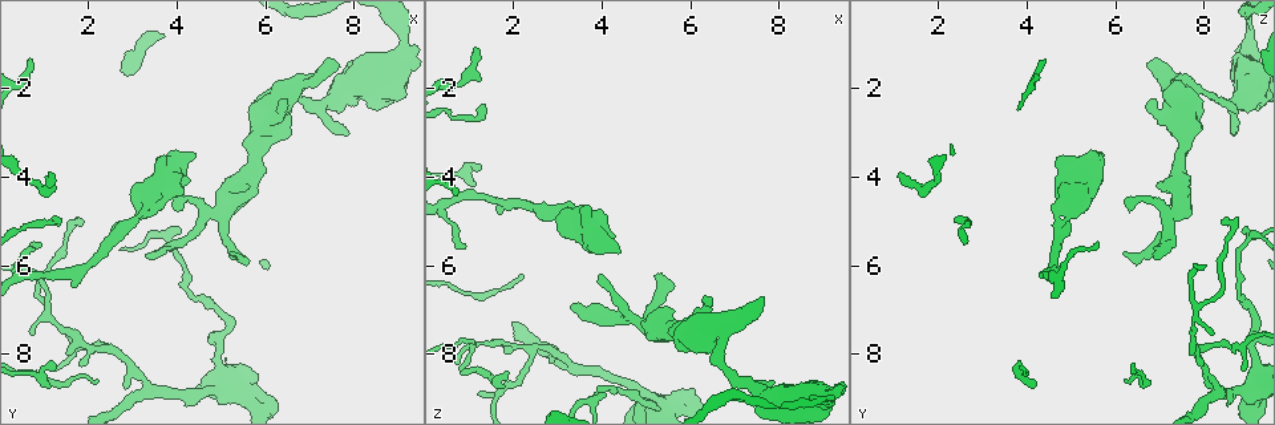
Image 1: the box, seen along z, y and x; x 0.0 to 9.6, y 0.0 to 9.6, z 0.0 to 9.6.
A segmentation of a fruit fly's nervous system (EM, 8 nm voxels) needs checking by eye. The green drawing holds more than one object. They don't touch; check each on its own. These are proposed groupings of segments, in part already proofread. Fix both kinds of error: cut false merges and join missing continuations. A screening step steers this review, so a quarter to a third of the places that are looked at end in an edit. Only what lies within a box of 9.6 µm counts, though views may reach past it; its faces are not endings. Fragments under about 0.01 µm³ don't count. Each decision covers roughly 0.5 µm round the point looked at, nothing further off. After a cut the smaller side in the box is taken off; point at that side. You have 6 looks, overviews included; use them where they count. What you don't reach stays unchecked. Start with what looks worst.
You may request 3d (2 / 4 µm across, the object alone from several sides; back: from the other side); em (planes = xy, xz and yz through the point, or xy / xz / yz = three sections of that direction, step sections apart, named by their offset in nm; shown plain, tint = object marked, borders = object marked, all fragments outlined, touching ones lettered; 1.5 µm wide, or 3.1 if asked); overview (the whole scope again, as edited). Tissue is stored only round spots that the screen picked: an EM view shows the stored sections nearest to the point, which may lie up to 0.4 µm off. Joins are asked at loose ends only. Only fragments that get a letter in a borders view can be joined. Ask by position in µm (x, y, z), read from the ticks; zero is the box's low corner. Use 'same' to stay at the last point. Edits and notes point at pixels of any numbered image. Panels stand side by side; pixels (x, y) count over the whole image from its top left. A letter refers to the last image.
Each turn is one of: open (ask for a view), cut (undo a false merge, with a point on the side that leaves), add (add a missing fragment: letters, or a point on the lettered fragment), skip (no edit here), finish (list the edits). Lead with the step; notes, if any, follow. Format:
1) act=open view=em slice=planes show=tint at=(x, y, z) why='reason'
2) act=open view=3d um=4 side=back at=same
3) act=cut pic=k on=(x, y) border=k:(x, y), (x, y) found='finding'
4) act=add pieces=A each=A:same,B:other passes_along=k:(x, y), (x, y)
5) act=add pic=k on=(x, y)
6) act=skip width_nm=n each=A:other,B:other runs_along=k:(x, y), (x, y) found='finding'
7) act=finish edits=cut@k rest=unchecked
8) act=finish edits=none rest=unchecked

act=open view=3d um=4 side=back at=(1.05, 3.90, 1.10) why='free end'

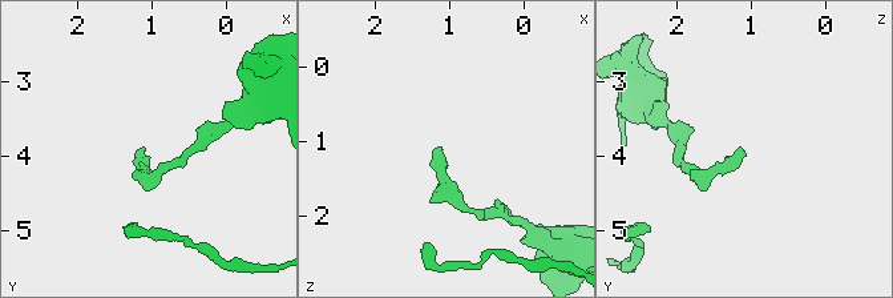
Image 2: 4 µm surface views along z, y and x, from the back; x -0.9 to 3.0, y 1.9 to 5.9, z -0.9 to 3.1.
act=open view=em slice=planes show=plain at=(1.10, 3.95, 1.10)

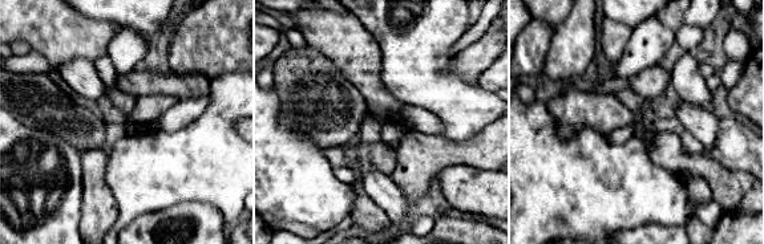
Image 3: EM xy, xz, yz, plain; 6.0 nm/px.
act=open view=em slice=planes show=borders at=same why='see the neighbours'

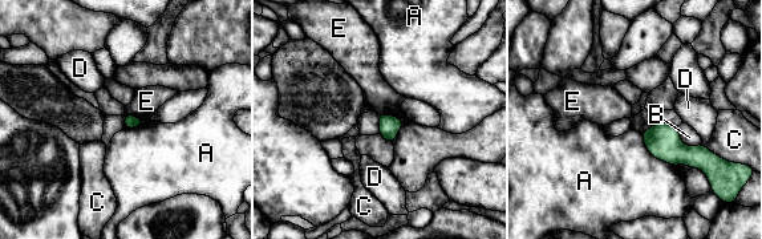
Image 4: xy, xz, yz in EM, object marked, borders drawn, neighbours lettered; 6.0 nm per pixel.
act=skip each=A:other,B:other,C:other,D:other,E:other border=4:(380, 113), (396, 116), (402, 122) found='no lettered fragment goes on from it'

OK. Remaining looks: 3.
act=open view=em slice=planes show=borders at=(6.65, 1.85, 7.45) why='thin arm on a thick one'

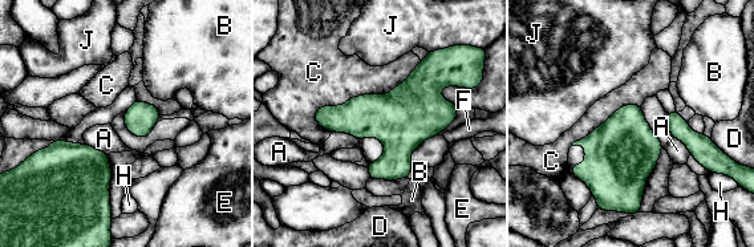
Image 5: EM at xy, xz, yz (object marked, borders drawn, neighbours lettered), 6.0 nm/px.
act=skip width_nm=360 each=A:other,B:other,C:other,D:other,E:other,F:other,H:other,J:other border=5:(421, 61), (315, 120) found='continuous, no second neuron'

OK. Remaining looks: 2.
act=finish edits=none rest=unchecked

